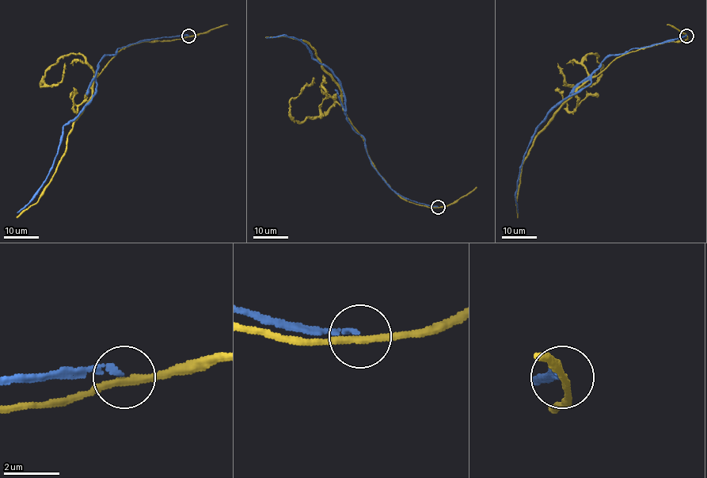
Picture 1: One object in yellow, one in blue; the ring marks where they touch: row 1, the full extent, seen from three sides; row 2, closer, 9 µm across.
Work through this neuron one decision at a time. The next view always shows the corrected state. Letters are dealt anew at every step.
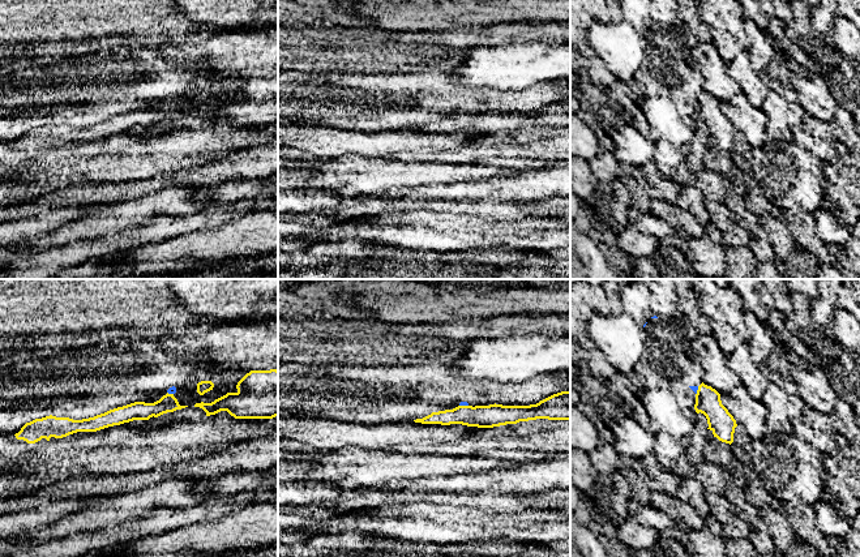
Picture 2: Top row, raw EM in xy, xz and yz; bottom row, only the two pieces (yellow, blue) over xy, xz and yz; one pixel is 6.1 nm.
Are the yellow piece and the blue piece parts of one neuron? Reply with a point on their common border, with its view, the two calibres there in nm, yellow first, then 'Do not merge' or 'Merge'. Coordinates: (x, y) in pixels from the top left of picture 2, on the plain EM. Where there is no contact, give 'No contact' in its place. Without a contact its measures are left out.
Touches yellow at xz (463, 114). Thickness 140 nm (yellow) against 30 nm. Do not merge

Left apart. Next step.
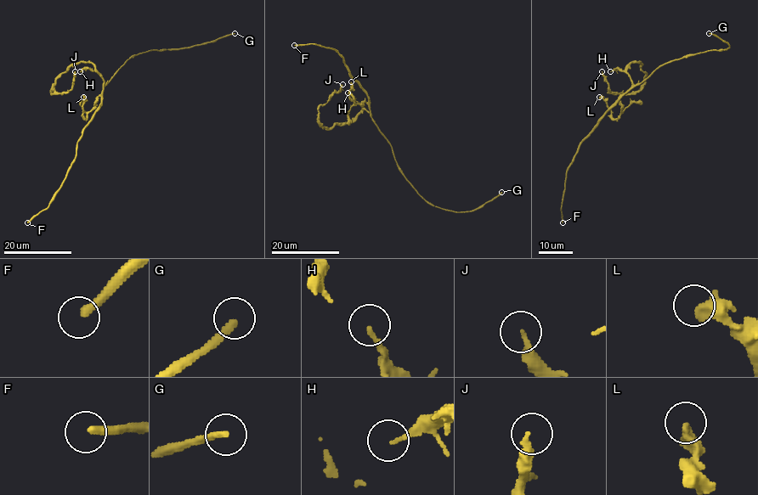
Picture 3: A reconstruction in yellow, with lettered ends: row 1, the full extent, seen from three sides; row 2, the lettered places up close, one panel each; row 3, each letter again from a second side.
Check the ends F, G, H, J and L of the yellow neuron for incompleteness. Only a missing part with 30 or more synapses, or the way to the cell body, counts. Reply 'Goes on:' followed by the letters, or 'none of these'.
Goes on: G

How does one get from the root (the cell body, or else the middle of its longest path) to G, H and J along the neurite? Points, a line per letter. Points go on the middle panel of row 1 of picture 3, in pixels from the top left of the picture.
G: (374, 121), (390, 144), (401, 173), (426, 200), (435, 206), (457, 212), (472, 211), (491, 201), (501, 192)
H: (374, 121), (347, 92)
J: (374, 121), (363, 109), (348, 123), (326, 128), (319, 122), (318, 107), (342, 84)

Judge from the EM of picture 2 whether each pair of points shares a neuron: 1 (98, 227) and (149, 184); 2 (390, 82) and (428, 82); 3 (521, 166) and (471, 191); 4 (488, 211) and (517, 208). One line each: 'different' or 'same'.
1: different
2: same
3: different
4: same

